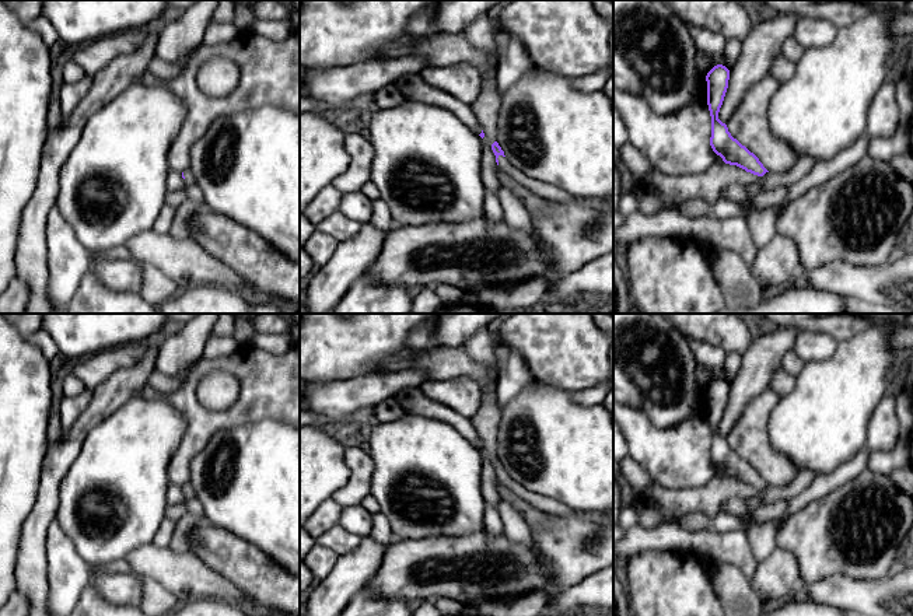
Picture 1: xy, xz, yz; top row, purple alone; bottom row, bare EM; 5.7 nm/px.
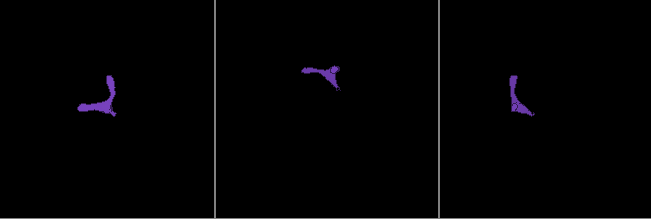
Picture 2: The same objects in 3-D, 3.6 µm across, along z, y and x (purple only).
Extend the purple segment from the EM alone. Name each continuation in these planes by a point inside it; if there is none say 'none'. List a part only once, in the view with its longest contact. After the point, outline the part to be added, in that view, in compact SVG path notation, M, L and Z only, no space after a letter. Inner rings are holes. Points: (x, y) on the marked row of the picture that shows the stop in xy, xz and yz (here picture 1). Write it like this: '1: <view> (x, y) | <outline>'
1: xz (544, 189) | M499 155L499 167L511 175L517 182L527 186L531 192L555 202L571 202L573 196L566 190L552 186L546 182L527 176L522 171L514 168L503 155Z

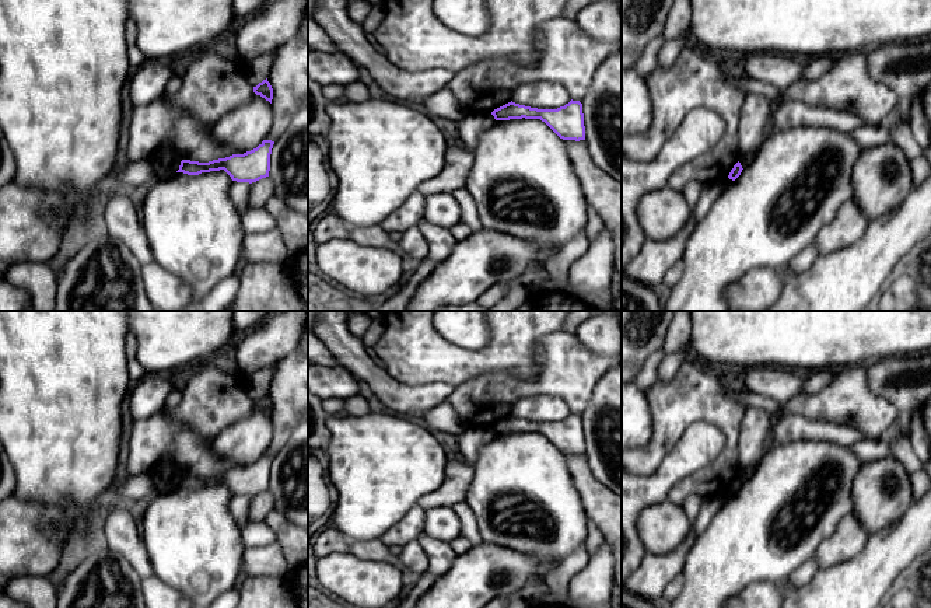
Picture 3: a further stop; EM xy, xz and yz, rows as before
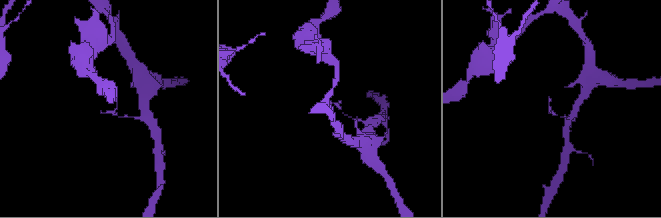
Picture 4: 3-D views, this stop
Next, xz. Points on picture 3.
none

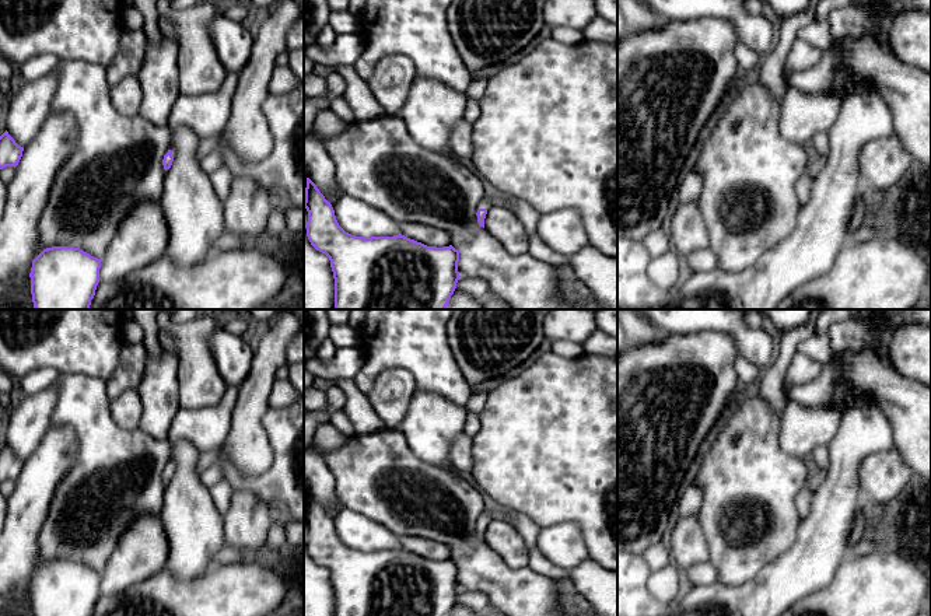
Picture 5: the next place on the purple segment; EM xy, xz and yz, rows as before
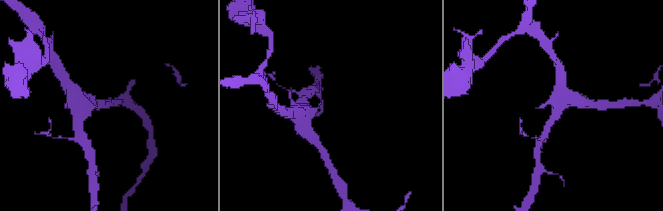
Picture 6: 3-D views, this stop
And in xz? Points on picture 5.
1: xz (490, 199) | M493 192L486 195L482 202L479 203L477 206L477 210L479 209L486 209L487 211L490 210L490 207L497 202L497 195L494 195Z

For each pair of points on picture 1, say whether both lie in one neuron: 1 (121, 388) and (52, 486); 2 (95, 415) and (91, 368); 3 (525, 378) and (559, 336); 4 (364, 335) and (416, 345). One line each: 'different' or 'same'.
1: same
2: different
3: different
4: different

